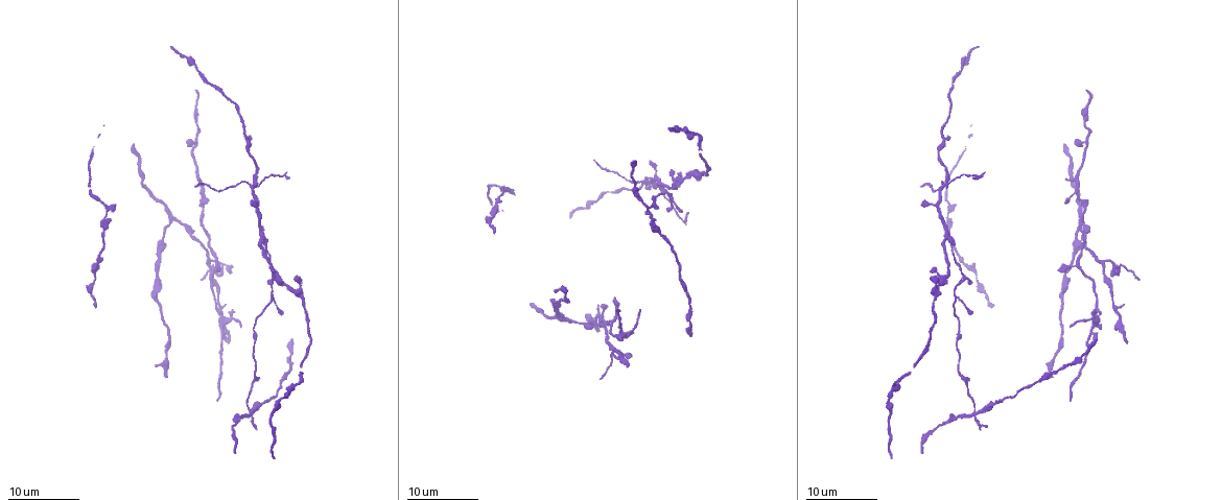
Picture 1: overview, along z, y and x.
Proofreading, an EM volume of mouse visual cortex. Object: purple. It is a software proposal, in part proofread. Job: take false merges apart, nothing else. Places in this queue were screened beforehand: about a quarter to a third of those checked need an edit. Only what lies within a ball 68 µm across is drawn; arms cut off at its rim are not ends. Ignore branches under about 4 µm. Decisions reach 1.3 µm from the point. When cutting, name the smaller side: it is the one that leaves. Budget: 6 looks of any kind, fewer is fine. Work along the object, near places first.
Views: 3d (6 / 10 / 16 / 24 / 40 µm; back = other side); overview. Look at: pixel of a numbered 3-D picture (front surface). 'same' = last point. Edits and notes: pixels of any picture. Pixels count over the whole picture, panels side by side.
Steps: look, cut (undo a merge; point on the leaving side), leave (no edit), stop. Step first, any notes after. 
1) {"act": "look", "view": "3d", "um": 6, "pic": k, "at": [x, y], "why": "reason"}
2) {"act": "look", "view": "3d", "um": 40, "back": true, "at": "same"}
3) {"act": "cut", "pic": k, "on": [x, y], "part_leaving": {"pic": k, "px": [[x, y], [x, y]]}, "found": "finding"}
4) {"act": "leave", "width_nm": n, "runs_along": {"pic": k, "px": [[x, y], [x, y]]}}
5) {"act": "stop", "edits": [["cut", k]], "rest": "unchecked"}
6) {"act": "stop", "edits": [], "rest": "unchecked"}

{"act": "look", "view": "3d", "um": 16, "pic": 1, "at": [952, 249], "why": "thick turns thin"}

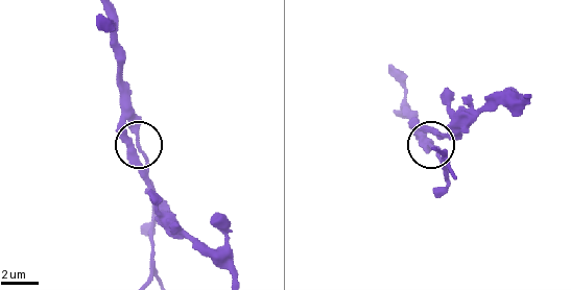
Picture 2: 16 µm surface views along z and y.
{"act": "cut", "pic": 2, "on": [147, 159], "width_nm": 240, "found": "a second cell is stuck on"}

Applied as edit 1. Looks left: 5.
{"act": "look", "view": "overview"}

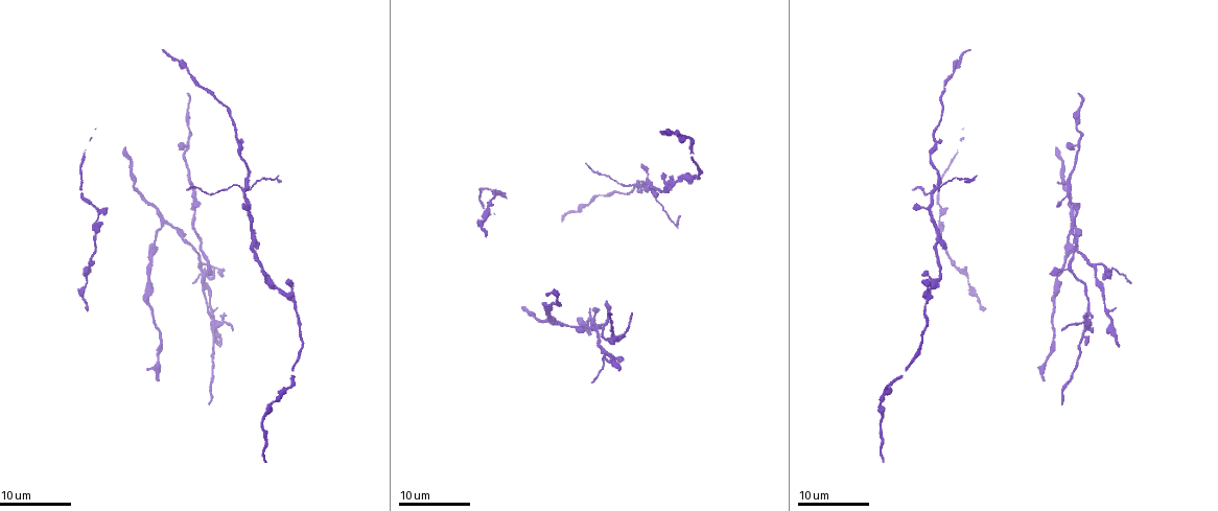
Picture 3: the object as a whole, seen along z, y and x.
{"act": "look", "view": "3d", "um": 10, "pic": 3, "at": [246, 185], "why": "four arms meet"}

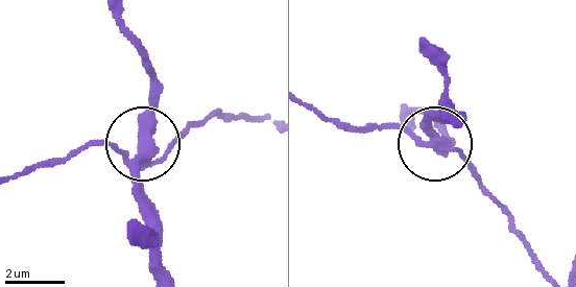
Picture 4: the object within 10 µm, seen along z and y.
{"act": "cut", "pic": 4, "on": [116, 144], "arms": 4, "part_leaving": {"pic": 4, "px": [[441, 151], [391, 128], [346, 128], [309, 109]]}, "found": "two cells meet here"}

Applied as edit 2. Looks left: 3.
{"act": "look", "view": "overview", "why": "redraw"}

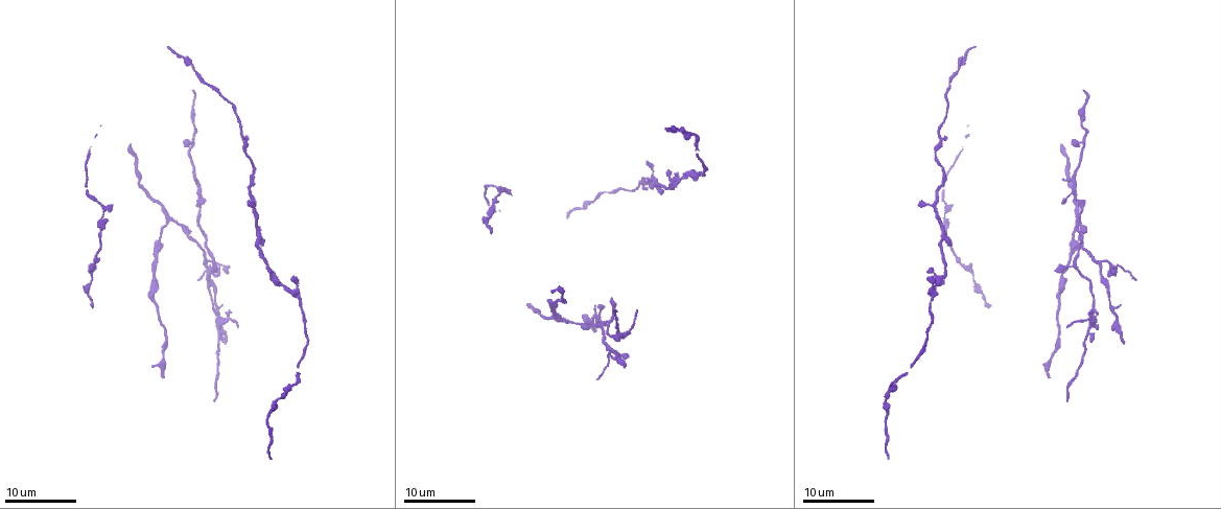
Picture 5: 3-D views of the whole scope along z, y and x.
{"act": "look", "view": "3d", "um": 6, "pic": 5, "at": [601, 325]}

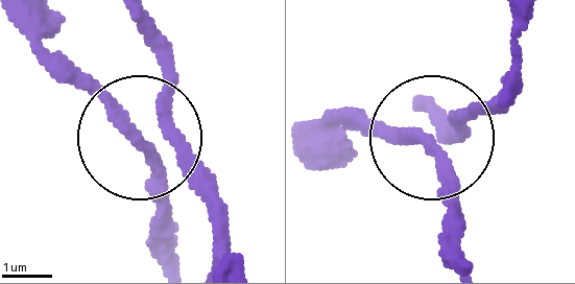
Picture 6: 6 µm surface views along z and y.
{"act": "look", "view": "3d", "um": 6, "back": true, "pic": 6, "at": [423, 137]}

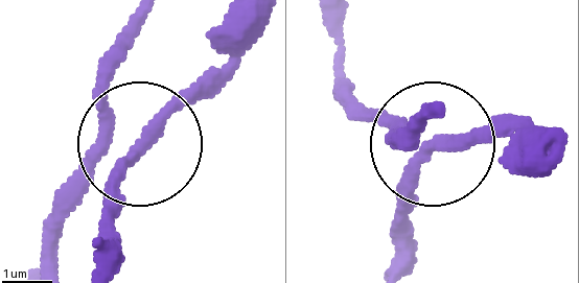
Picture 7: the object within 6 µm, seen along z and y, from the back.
{"act": "leave", "width_nm": 190, "found": "all the same cell"}

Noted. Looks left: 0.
{"act": "stop", "edits": [["cut", 2], ["cut", 4]], "rest": "unchecked"}

